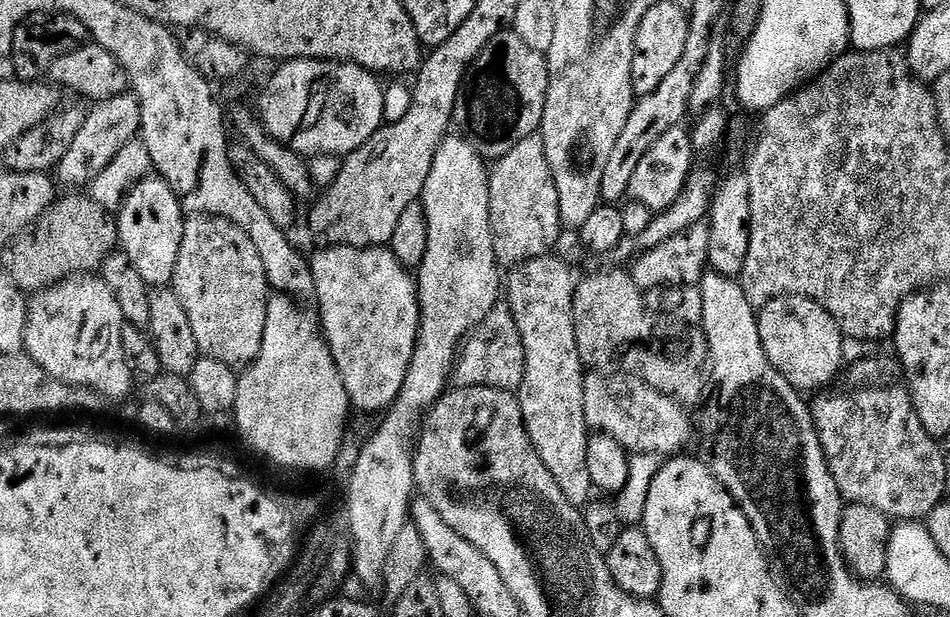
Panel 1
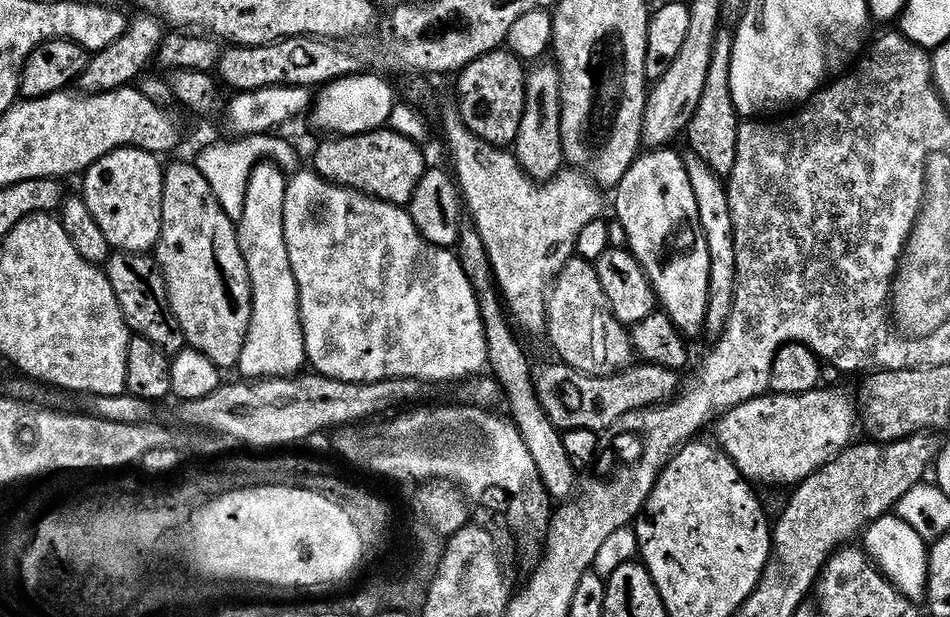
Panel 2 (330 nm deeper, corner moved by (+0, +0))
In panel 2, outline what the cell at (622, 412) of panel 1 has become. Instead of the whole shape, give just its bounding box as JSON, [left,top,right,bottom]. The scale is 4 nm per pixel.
[715,386,858,486]

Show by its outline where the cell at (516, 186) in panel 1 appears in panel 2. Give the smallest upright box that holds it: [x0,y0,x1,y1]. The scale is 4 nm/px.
[514,62,565,180]

